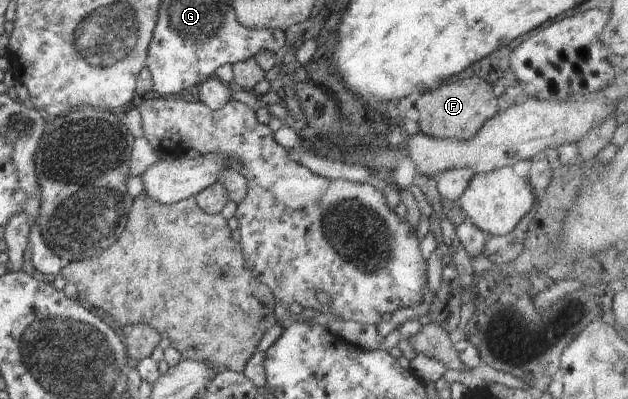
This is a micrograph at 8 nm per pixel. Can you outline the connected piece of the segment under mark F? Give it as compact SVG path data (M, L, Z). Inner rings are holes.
M465 78L455 80L451 84L443 82L441 86L425 91L414 102L419 111L418 121L421 132L440 139L471 140L477 131L500 110L497 97L493 94L493 86L481 78Z

